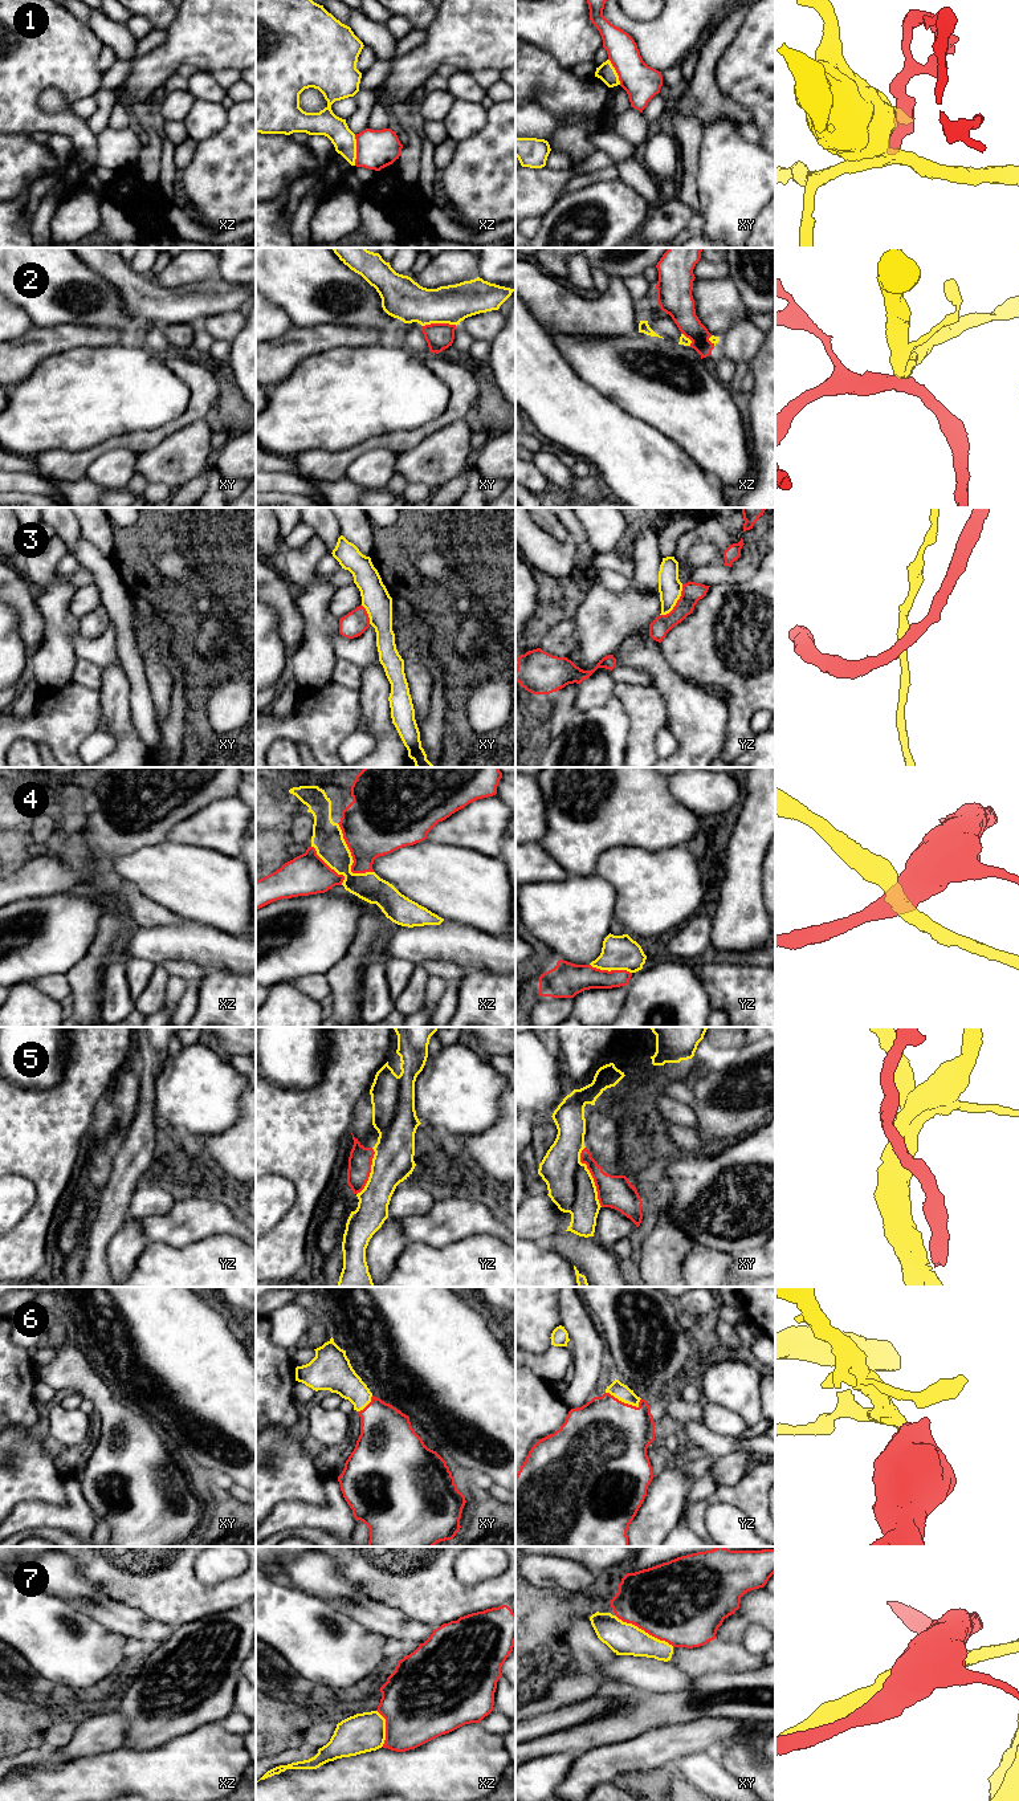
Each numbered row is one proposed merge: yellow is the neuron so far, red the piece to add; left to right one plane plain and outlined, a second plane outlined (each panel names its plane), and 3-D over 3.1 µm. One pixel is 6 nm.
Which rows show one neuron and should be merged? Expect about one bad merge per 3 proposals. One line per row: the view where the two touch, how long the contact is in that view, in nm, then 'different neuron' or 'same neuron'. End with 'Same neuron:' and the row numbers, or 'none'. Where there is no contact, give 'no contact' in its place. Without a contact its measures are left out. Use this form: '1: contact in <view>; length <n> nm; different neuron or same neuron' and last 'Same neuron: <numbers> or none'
1: contact in xz; length 180 nm; different neuron
2: contact in xy; length 200 nm; same neuron
3: contact in yz; length 240 nm; different neuron
4: contact in xz; length 380 nm; different neuron
5: contact in xy; length 380 nm; same neuron
6: contact in yz; length 220 nm; same neuron
7: contact in xy; length 400 nm; same neuron
Same neuron: 2, 5, 6, 7

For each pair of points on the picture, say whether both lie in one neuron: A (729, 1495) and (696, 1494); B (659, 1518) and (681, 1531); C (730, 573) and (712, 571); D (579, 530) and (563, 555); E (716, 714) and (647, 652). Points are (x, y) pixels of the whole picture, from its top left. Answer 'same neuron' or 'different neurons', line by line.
A: different neurons
B: different neurons
C: same neuron
D: different neurons
E: same neuron

